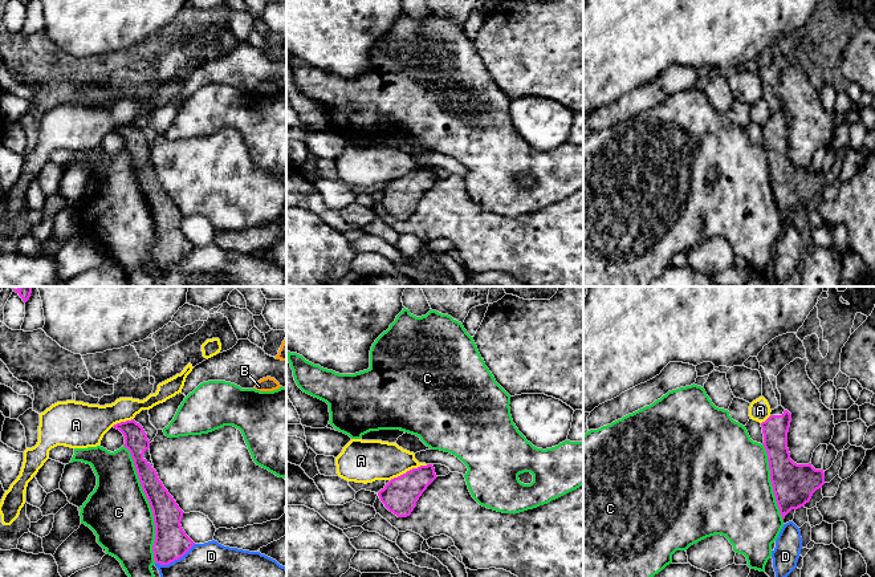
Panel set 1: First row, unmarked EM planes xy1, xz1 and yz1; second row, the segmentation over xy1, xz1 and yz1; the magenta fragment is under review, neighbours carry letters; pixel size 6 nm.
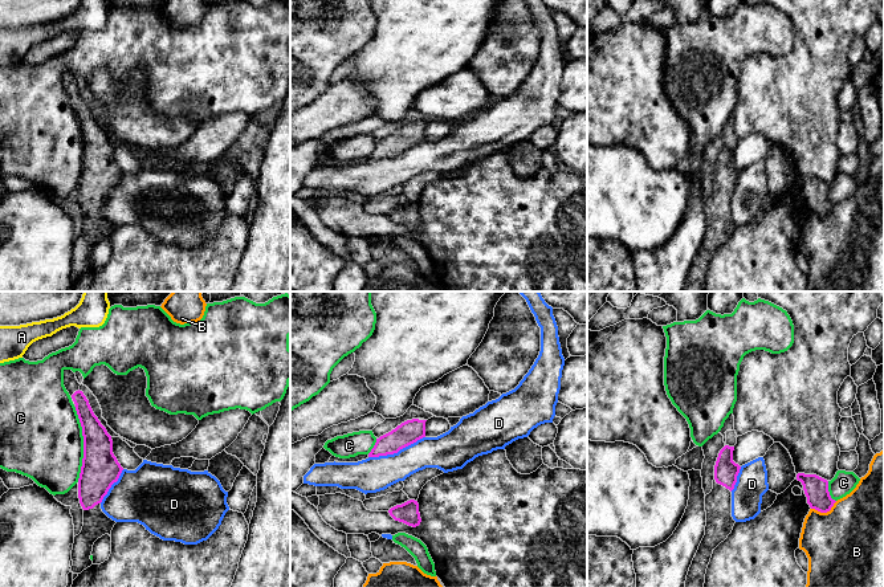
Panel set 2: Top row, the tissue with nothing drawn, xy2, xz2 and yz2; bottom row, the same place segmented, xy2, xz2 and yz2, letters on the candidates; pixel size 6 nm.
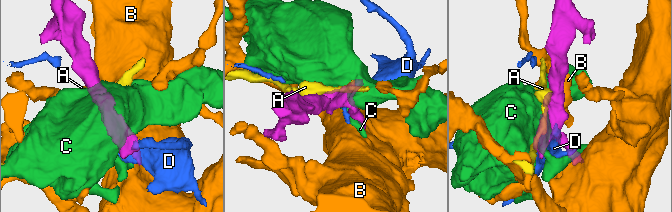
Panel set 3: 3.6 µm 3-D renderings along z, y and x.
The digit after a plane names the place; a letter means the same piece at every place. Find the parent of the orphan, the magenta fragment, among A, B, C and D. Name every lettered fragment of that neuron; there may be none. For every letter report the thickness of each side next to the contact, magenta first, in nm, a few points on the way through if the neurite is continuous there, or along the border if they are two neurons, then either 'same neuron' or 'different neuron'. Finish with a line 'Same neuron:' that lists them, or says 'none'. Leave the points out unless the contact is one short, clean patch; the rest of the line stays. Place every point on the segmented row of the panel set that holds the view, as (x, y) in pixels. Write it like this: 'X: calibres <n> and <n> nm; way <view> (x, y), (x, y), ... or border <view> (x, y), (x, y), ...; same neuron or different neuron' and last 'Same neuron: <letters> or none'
A: calibres 220 and 240 nm; border xz1 (427, 464), (412, 467), (390, 480); different neuron
B: calibres 150 and 480 nm; border yz2 (836, 501), (826, 512), (811, 509); different neuron
C: calibres 180 and 380 nm; different neuron
D: calibres 140 and 220 nm; different neuron
Same neuron: none

